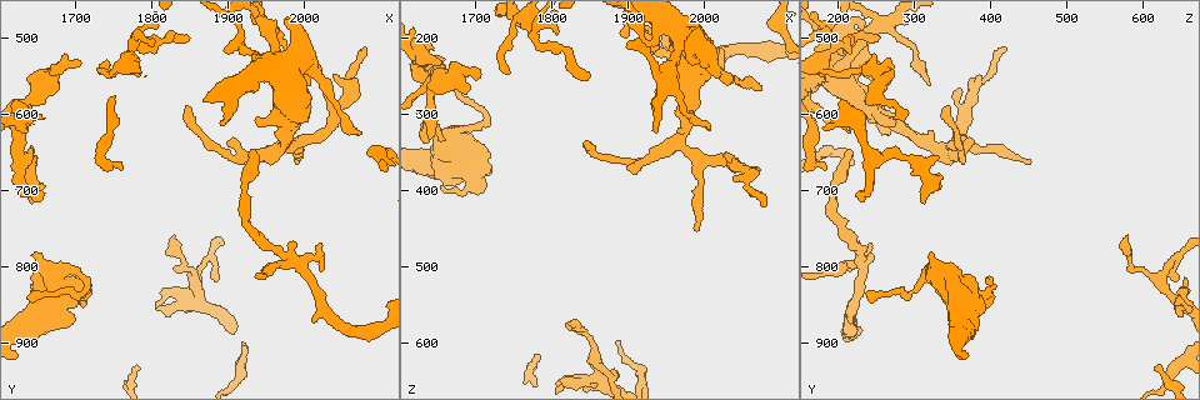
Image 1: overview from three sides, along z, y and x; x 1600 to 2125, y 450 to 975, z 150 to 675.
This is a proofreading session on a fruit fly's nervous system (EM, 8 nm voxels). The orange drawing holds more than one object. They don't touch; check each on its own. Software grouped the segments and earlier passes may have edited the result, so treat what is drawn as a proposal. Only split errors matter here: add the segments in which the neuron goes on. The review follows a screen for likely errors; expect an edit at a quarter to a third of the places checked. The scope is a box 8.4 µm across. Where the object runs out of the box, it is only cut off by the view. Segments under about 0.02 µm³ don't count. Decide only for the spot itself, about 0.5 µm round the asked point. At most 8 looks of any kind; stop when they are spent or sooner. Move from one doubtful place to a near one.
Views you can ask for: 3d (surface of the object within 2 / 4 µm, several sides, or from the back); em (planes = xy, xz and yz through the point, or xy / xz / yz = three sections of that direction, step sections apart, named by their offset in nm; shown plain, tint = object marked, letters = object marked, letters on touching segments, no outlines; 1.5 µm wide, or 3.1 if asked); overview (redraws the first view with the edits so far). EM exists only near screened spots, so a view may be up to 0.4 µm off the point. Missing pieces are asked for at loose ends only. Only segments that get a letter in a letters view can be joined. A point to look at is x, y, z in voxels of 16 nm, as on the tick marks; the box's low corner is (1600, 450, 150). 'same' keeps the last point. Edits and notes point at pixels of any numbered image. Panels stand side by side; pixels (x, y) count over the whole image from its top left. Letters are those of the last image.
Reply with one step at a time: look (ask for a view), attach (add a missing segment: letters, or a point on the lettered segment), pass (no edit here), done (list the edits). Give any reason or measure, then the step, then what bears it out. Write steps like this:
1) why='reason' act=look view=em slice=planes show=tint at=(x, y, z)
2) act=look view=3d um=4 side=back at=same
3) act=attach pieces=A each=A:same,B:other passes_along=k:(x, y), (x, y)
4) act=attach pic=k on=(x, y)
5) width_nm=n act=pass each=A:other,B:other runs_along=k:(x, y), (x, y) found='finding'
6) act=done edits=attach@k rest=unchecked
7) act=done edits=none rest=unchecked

why='branch stops here' act=look view=3d um=4 at=(1655, 705, 225)

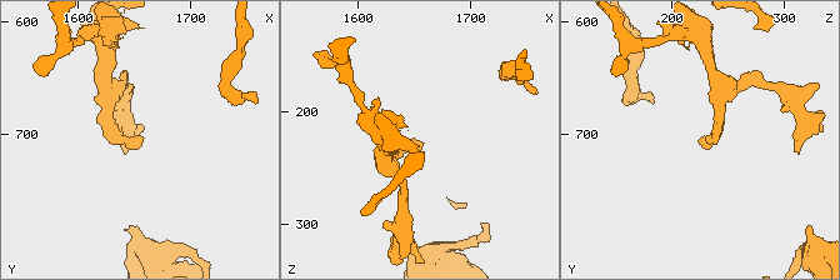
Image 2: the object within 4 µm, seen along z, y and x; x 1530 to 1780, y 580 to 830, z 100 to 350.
why='shape alone is not enough' act=look view=em slice=planes show=tint at=(1654, 704, 226)

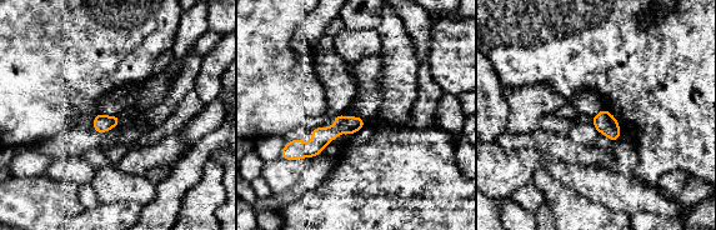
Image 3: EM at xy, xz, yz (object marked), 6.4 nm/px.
act=look view=em slice=planes show=letters at=same

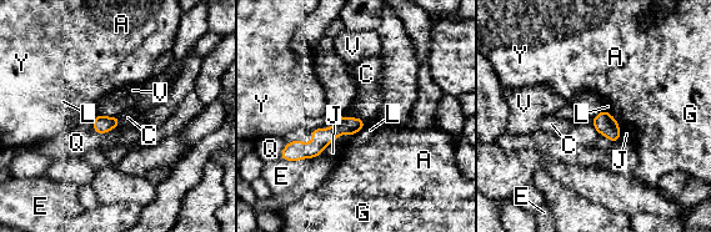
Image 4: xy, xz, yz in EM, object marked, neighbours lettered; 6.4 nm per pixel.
width_nm=110 act=pass each=A:other,C:other,E:other,G:other,J:other,L:other,Q:other,V:other,Y:other runs_along=4:(360, 124), (341, 126), (293, 157) found='none of them fits'

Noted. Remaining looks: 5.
why='free end' act=look view=em slice=planes show=letters at=(1690, 535, 270)

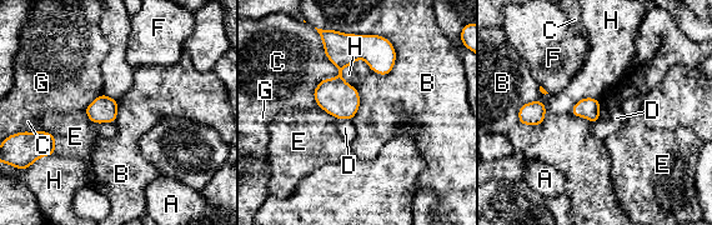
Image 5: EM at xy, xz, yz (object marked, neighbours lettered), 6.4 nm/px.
width_nm=140 act=pass each=A:other,B:other,C:other,D:other,E:other,F:other,G:other,H:other found='none of them fits'

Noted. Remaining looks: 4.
why='tapers out' act=look view=em um=3.1 slice=yz step=8 show=letters at=(1640, 840, 240)

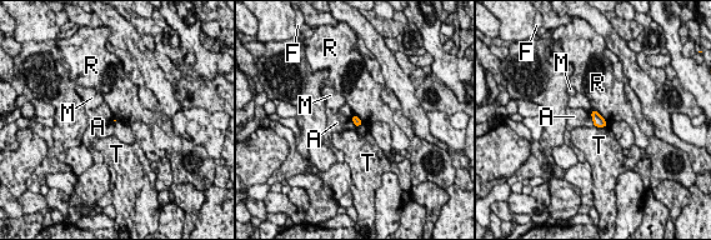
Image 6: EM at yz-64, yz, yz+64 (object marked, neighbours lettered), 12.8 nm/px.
why='cut it another way' act=look view=em um=3.1 slice=xz step=8 show=letters at=same

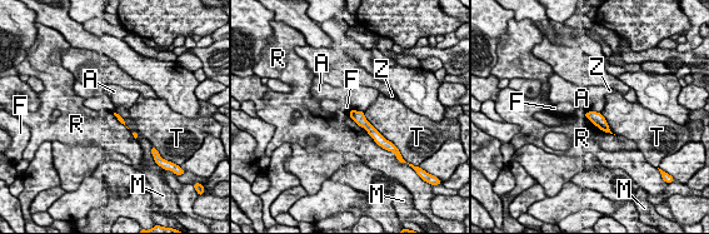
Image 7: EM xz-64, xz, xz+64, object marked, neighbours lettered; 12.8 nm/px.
act=pass each=A:other,F:other,M:other,R:other,T:other,Z:other border=7:(600, 111), (584, 113) found='none of them fits'

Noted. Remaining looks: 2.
act=done edits=none rest=unchecked

